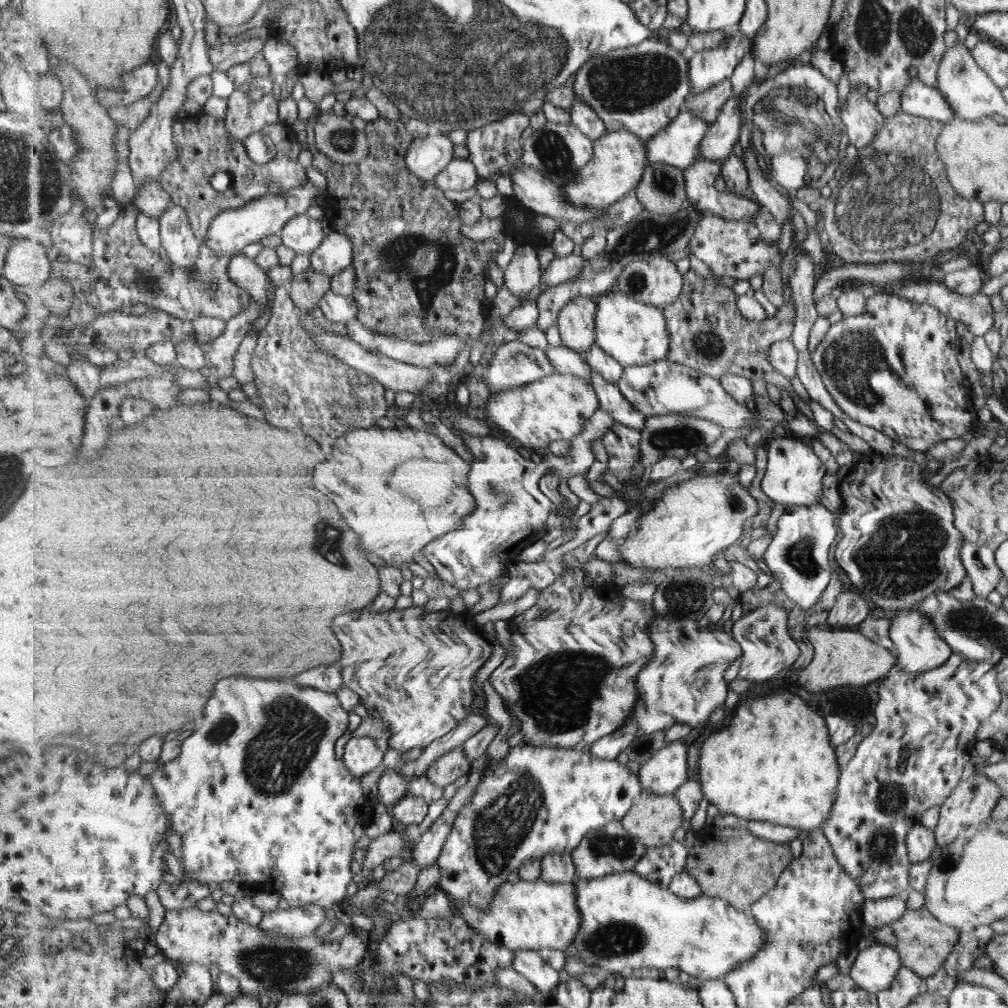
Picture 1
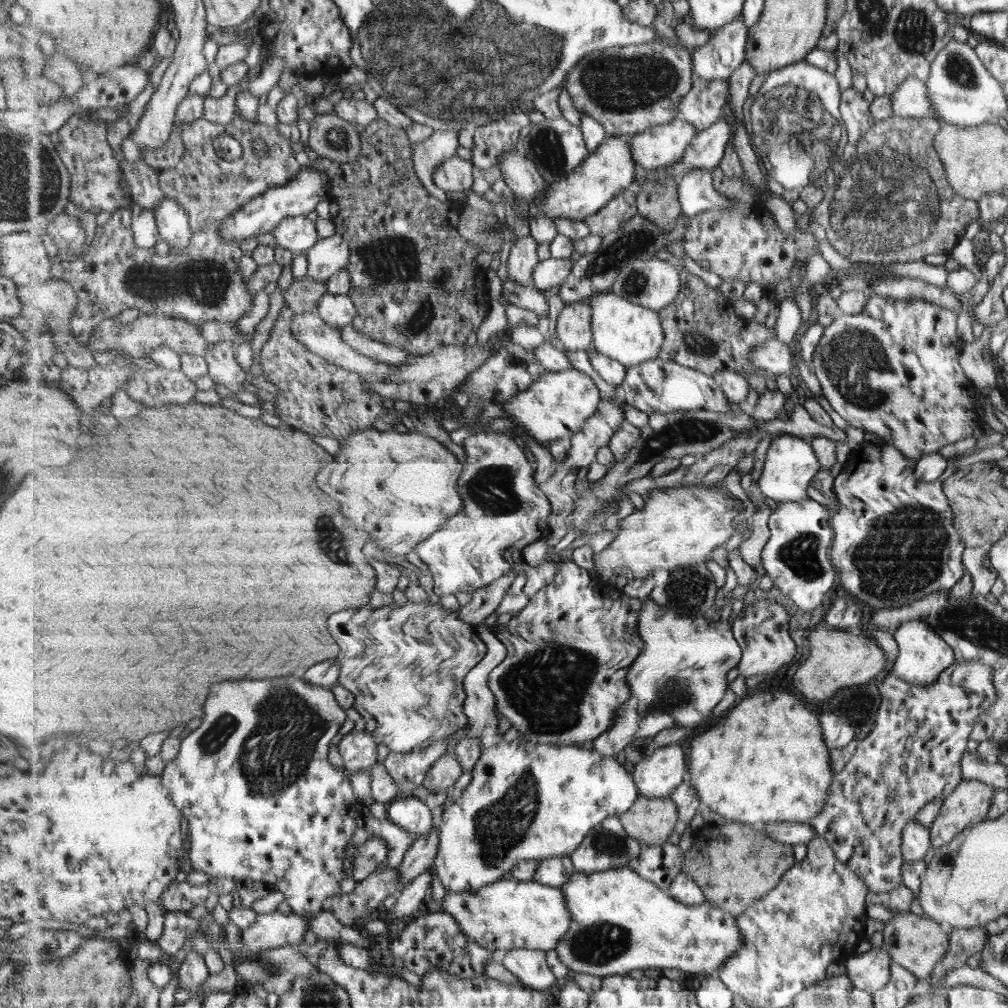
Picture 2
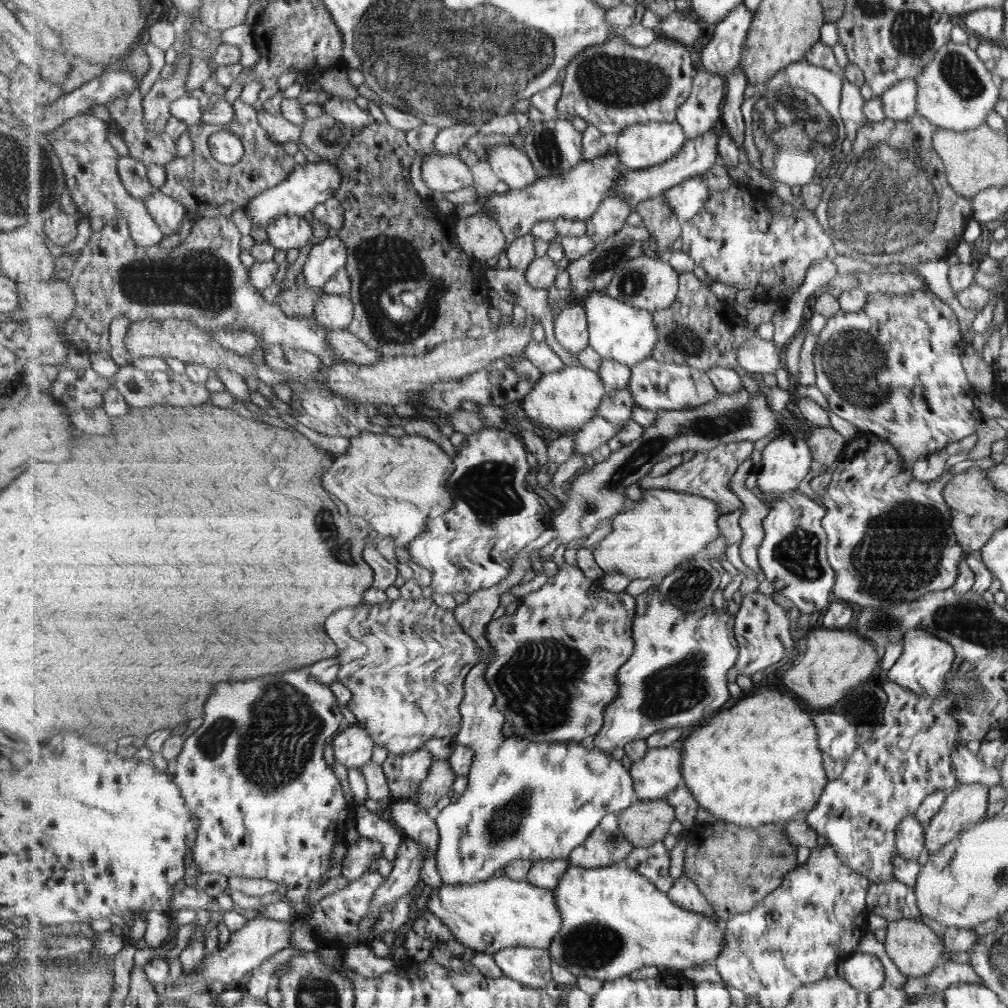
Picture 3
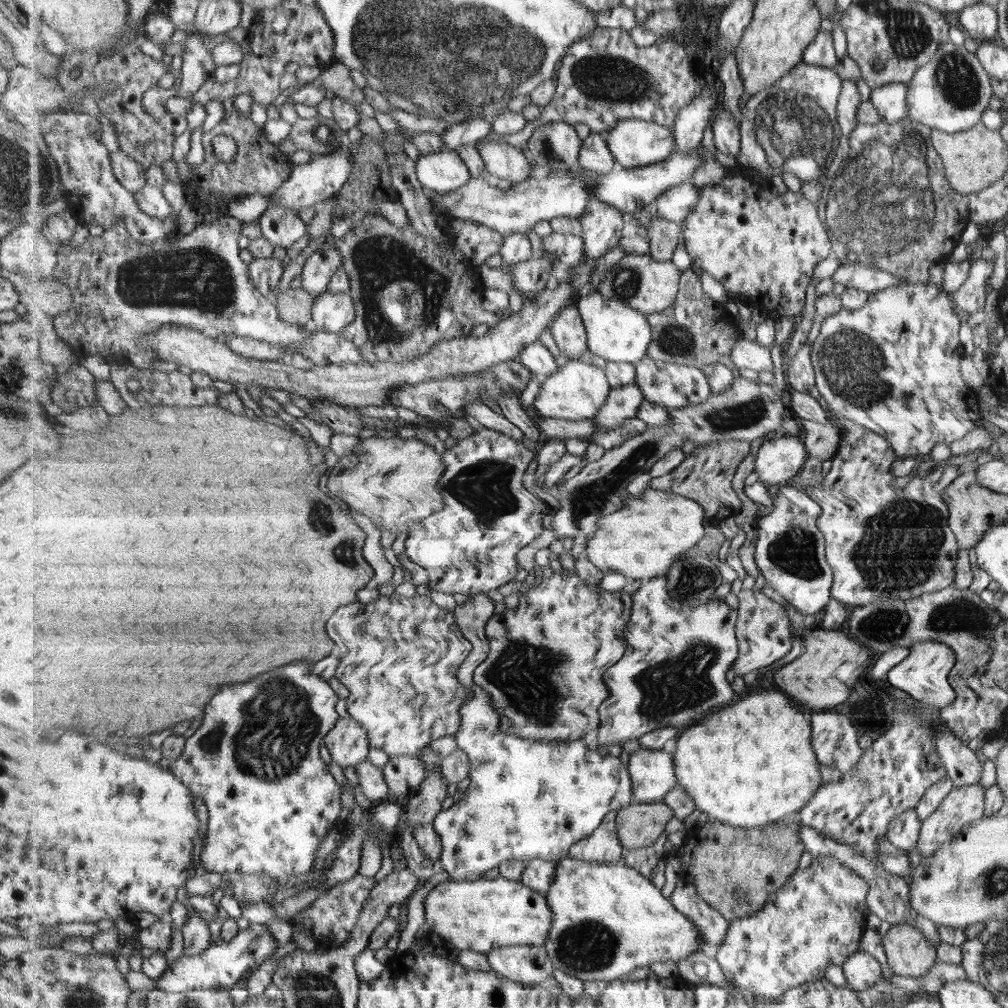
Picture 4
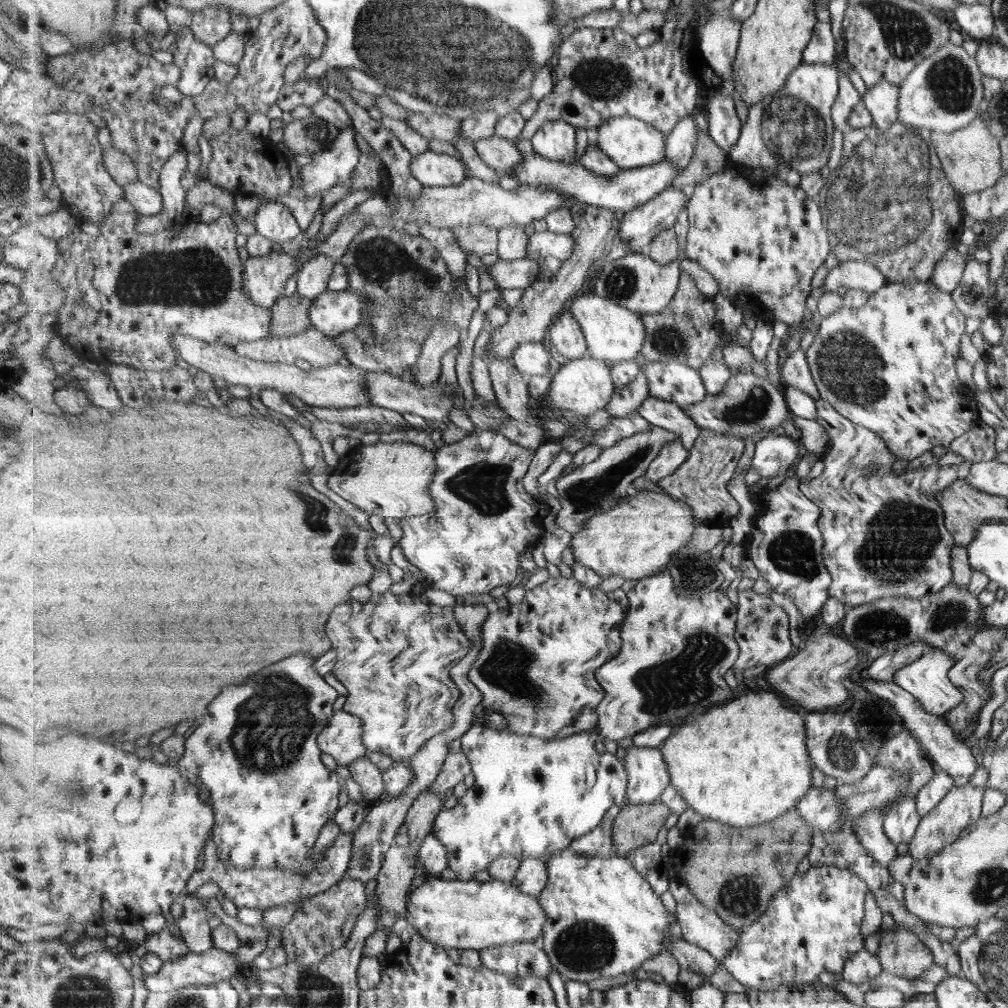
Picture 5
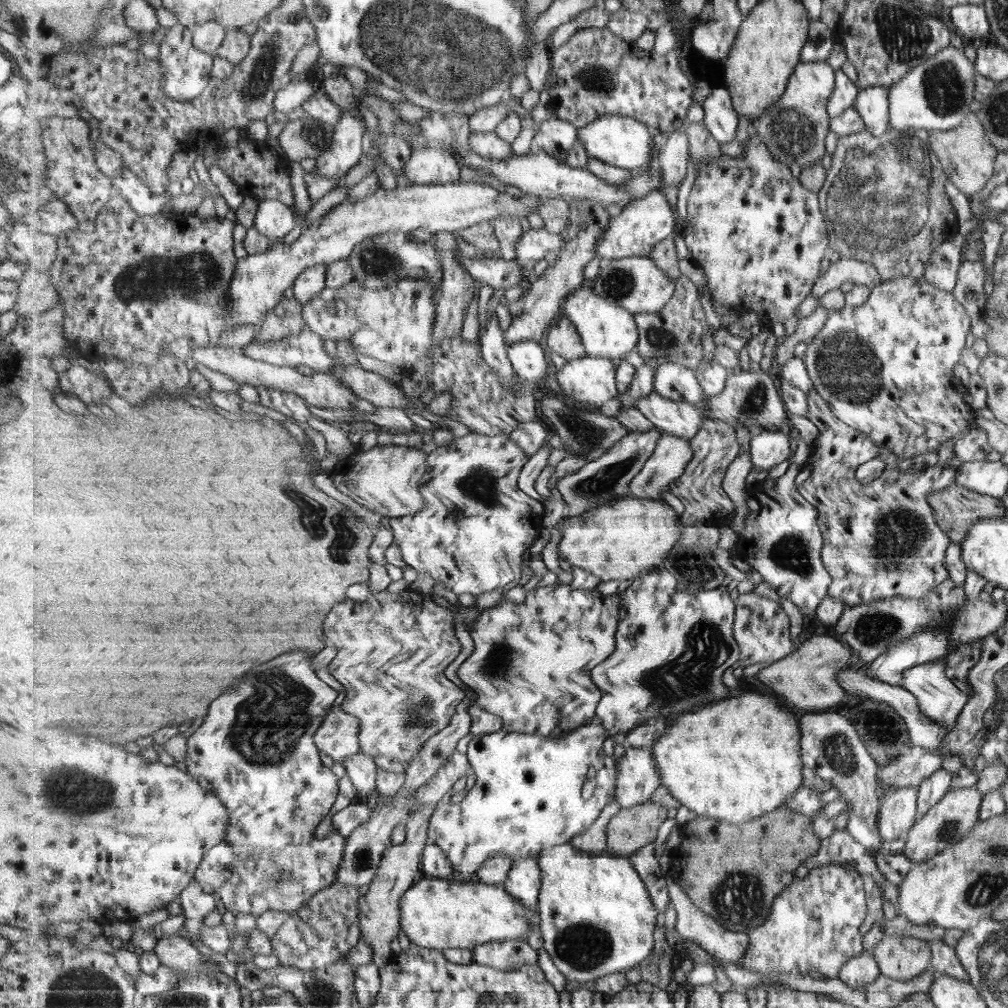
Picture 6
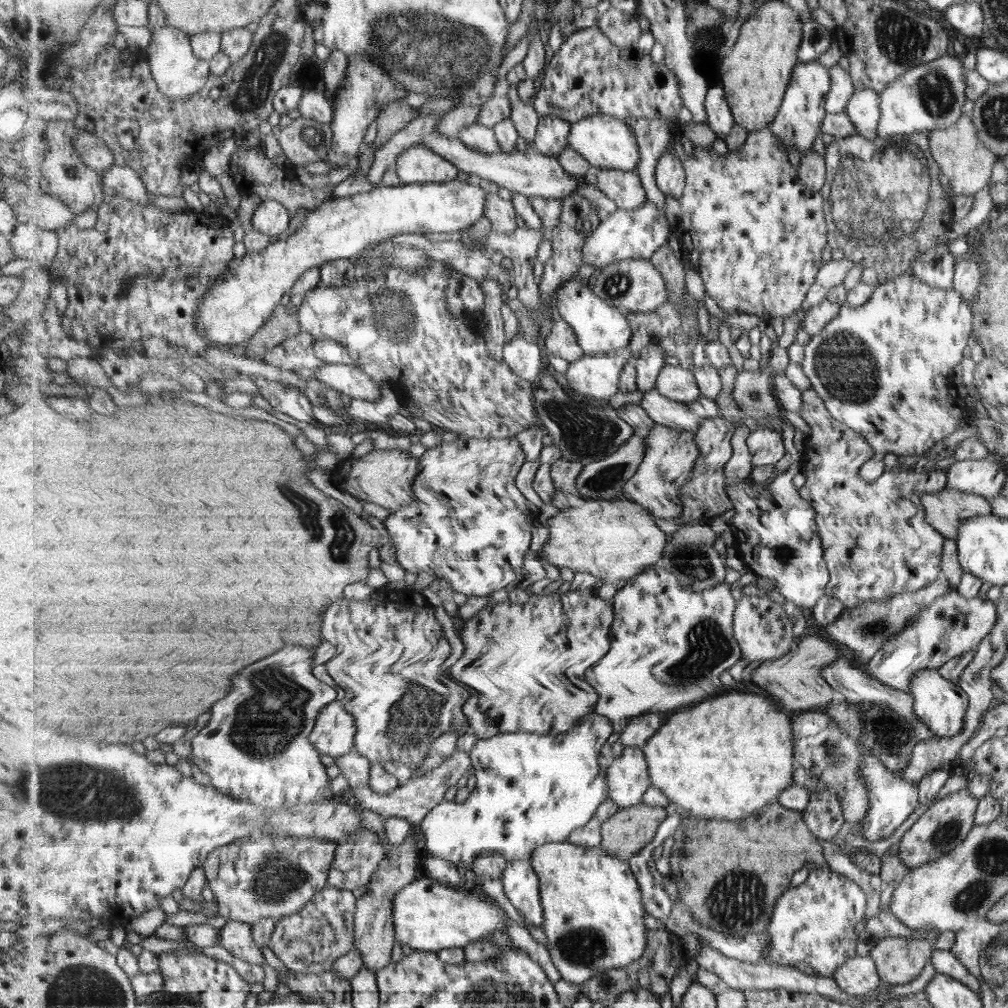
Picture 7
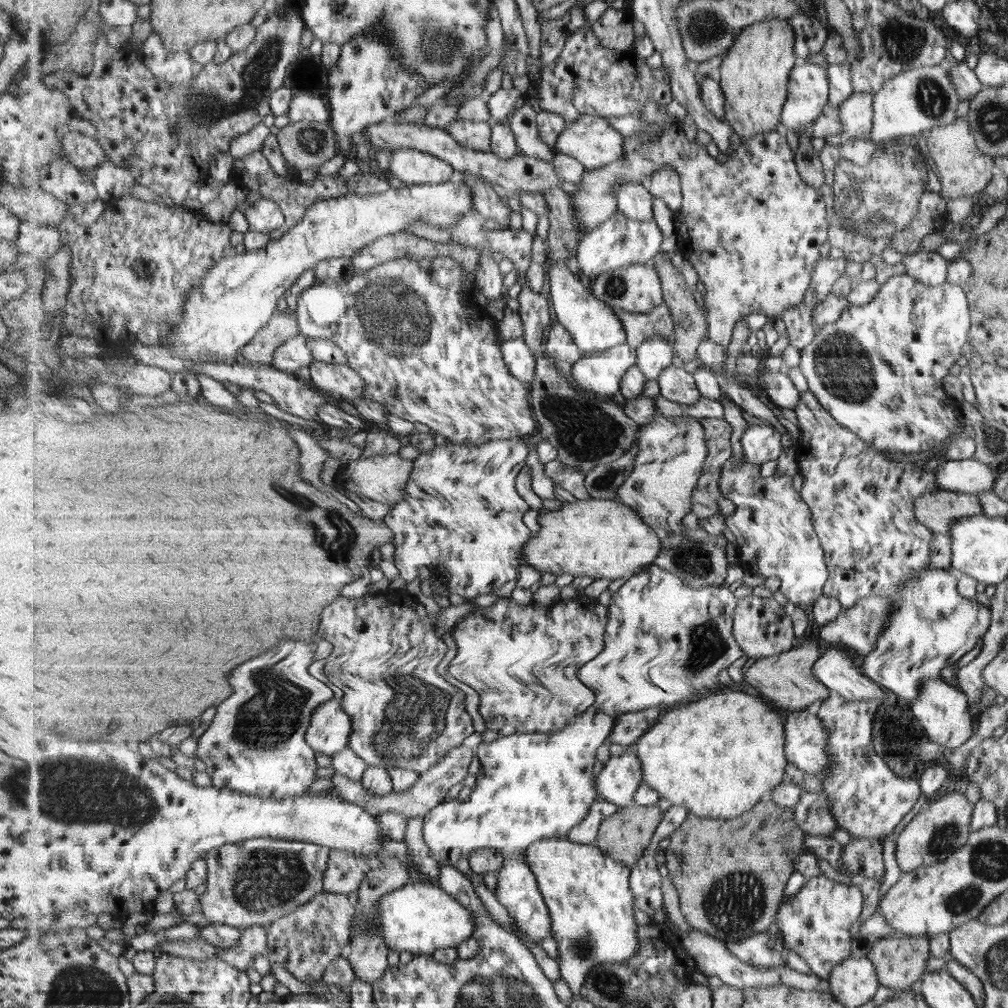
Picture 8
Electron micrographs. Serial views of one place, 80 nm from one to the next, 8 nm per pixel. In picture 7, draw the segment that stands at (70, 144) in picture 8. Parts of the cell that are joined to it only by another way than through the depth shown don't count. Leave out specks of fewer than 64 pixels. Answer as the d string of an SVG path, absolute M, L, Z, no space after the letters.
M83 131L74 140L76 149L82 156L82 161L95 170L105 172L116 164L114 152L108 144L97 134Z

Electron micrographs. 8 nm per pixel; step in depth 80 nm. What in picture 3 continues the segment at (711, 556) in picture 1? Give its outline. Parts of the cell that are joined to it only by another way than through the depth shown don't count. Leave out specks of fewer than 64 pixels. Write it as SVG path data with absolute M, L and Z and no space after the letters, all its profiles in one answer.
M644 489L639 501L629 502L628 507L613 518L612 530L594 548L595 560L607 575L623 574L630 579L646 579L653 578L660 572L673 574L680 564L704 555L708 544L721 536L721 514L720 506L713 499L667 489Z

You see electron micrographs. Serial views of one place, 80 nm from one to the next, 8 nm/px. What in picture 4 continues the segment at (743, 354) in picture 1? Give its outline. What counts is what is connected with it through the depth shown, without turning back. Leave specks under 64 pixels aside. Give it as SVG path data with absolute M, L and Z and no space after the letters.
M693 268L682 272L680 292L675 304L663 312L647 316L653 332L652 344L647 357L656 361L673 360L695 368L705 368L719 362L721 356L731 358L737 343L745 340L737 328L737 320L729 316L721 300L712 300L703 290L701 278Z

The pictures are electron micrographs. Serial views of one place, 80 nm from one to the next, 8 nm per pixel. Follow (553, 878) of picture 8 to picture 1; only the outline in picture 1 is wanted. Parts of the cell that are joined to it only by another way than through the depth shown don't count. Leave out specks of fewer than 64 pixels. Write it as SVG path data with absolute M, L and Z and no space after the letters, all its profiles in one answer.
M623 871L615 874L608 874L601 878L580 878L575 881L578 894L578 907L581 911L581 931L577 934L574 943L565 950L565 954L568 959L583 959L587 964L591 966L597 965L607 971L616 972L623 975L629 975L630 970L635 970L643 967L655 968L658 970L667 970L667 968L675 968L681 970L691 978L700 978L703 980L717 980L725 979L726 976L733 972L742 962L751 960L758 955L758 952L766 945L767 932L757 924L755 915L750 914L744 910L735 908L728 900L712 897L702 894L700 897L694 899L683 898L672 893L669 888L664 888L661 885L651 883L641 877L640 874L635 871Z

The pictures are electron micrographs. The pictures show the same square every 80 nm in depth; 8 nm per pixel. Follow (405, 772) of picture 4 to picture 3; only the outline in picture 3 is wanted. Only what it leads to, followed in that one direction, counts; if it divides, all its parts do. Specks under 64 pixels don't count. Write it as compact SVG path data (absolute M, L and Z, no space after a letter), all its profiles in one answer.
M421 748L409 754L383 753L387 760L381 764L389 782L389 789L395 790L395 800L409 800L419 796L423 781L429 776L433 754Z

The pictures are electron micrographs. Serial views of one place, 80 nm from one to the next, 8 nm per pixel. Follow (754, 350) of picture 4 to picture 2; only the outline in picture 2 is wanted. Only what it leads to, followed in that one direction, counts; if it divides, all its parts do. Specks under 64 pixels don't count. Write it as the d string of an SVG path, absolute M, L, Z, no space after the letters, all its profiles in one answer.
M772 339L761 343L753 353L751 353L750 363L755 368L765 370L773 375L786 375L796 373L797 355L793 354L793 348L787 342Z

